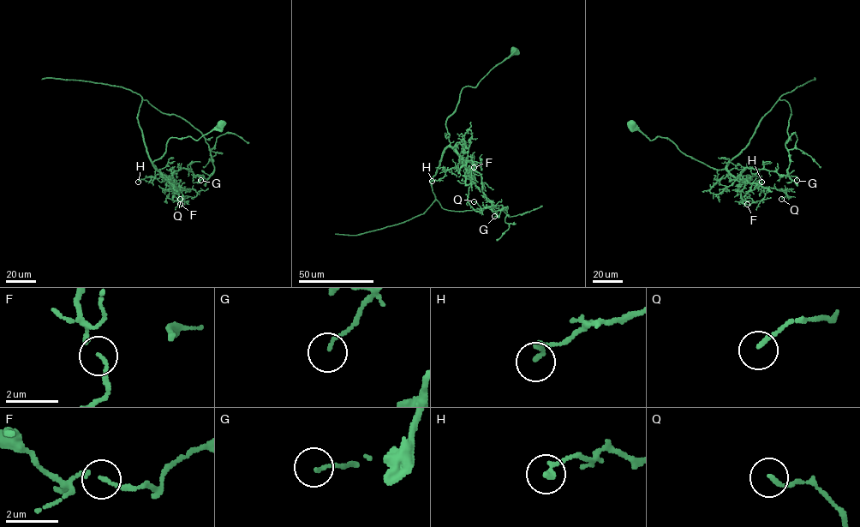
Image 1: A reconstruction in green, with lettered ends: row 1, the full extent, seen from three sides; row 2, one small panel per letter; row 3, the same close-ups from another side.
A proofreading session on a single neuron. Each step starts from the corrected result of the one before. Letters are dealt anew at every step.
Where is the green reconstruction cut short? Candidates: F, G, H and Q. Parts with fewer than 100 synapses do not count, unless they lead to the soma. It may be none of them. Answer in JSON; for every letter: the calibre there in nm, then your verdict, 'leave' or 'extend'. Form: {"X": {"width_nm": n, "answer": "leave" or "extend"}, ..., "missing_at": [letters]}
{"F": {"width_nm": 130, "answer": "leave"}, "G": {"width_nm": 100, "answer": "leave"}, "H": {"width_nm": 200, "answer": "leave"}, "Q": {"width_nm": 140, "answer": "leave"}, "missing_at": []}

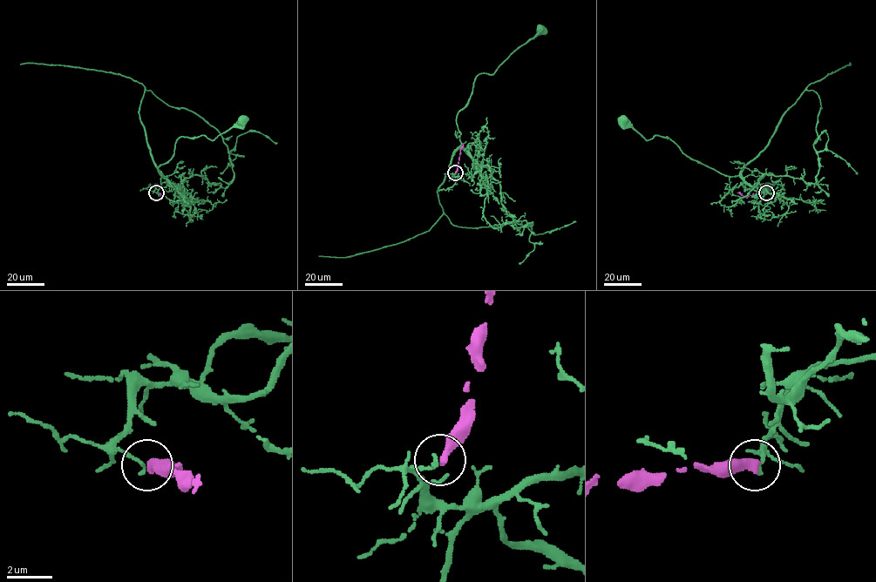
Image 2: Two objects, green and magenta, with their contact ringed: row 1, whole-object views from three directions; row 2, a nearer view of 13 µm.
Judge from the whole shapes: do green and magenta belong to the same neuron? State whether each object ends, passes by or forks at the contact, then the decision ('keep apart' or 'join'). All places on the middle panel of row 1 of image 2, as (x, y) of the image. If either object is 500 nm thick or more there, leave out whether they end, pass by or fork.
green ends | magenta ends | keep apart

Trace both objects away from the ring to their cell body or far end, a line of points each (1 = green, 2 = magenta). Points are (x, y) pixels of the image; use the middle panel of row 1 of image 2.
1: (455, 173), (471, 176), (476, 170), (474, 159), (461, 146), (456, 122), (474, 78), (492, 74), (540, 29)
2: (455, 173), (463, 144)

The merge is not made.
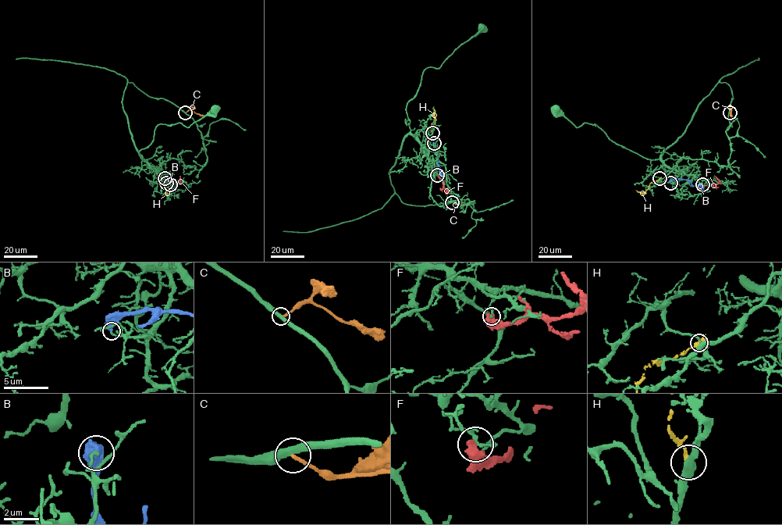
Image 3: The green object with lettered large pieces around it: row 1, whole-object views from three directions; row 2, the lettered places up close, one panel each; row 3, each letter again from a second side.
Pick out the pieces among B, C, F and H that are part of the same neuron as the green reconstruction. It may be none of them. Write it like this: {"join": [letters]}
{"join": []}

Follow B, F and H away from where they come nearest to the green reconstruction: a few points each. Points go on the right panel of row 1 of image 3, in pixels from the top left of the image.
B: (670, 183), (677, 179), (687, 180), (693, 186), (702, 187), (698, 188)
F: (702, 183), (717, 183), (718, 180), (715, 176)
H: (659, 179), (650, 183), (643, 192), (636, 190)

